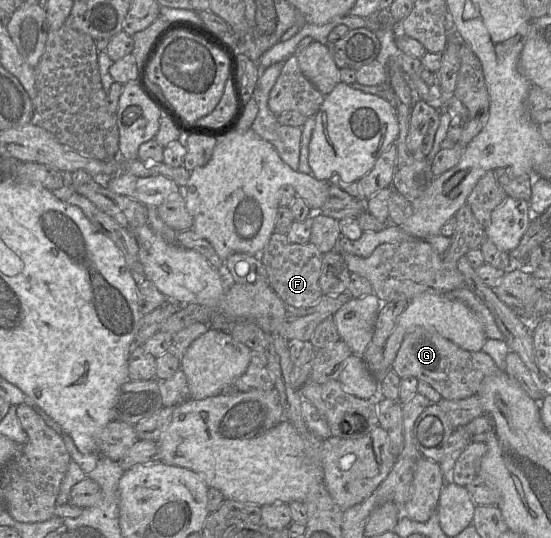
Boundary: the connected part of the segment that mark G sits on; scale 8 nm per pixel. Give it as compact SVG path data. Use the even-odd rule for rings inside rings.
M422 327L415 328L404 336L391 370L400 379L415 377L418 381L424 381L446 400L459 400L476 395L485 377L501 371L482 350L464 350L437 332Z

